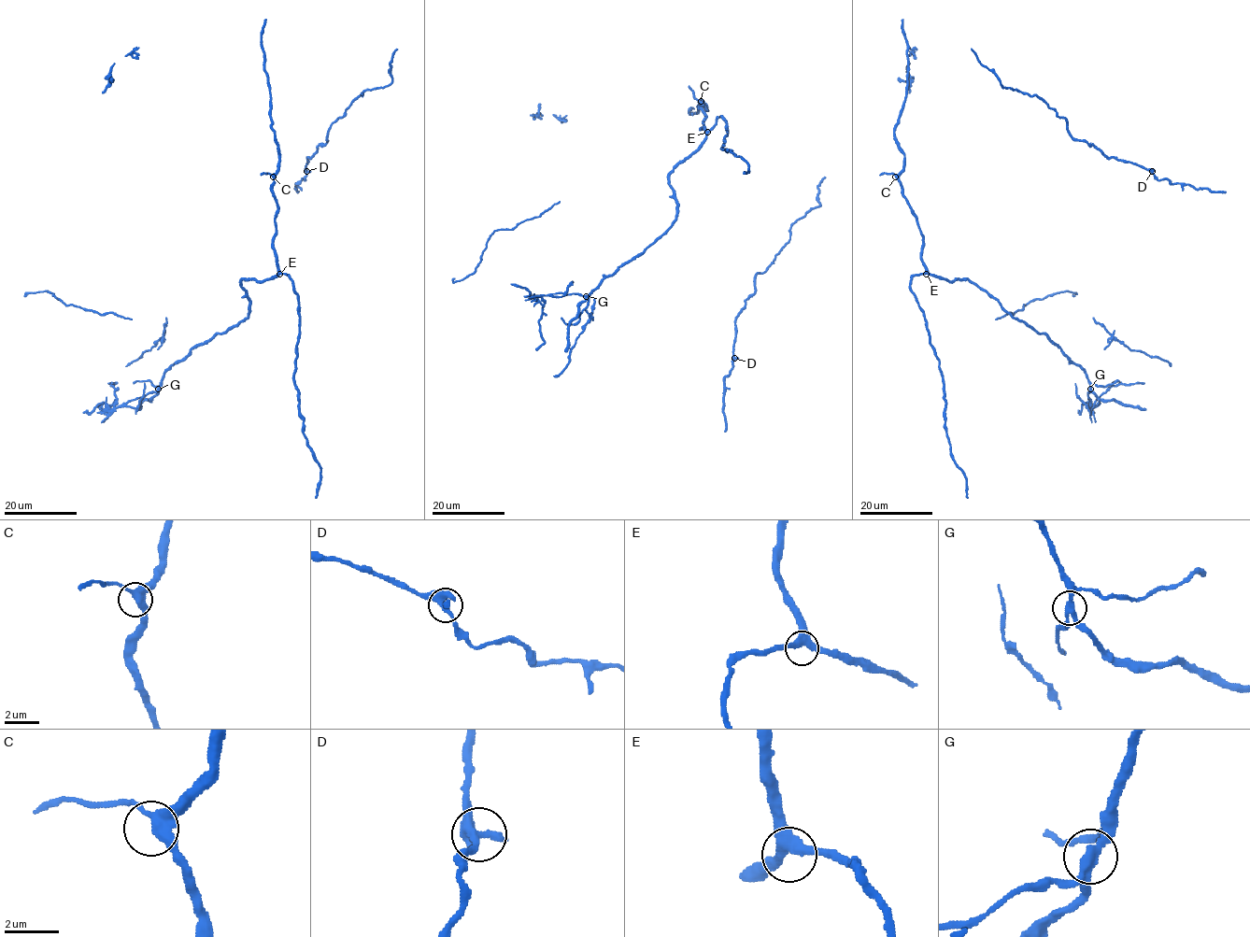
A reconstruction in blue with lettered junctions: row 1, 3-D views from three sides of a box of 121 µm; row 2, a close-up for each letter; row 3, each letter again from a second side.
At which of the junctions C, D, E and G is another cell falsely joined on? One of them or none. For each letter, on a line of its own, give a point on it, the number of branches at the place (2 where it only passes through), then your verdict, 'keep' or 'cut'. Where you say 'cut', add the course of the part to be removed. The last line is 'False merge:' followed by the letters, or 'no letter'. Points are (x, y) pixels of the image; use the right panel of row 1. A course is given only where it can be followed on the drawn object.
C: (895, 177) | 3 | keep
D: (1152, 171) | 3 | keep
E: (926, 274) | 3 | keep
G: (1090, 389) | 3 | cut
False merge: G

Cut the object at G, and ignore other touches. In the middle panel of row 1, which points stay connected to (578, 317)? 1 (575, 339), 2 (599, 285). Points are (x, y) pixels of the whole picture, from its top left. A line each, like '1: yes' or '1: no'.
1: no
2: yes

